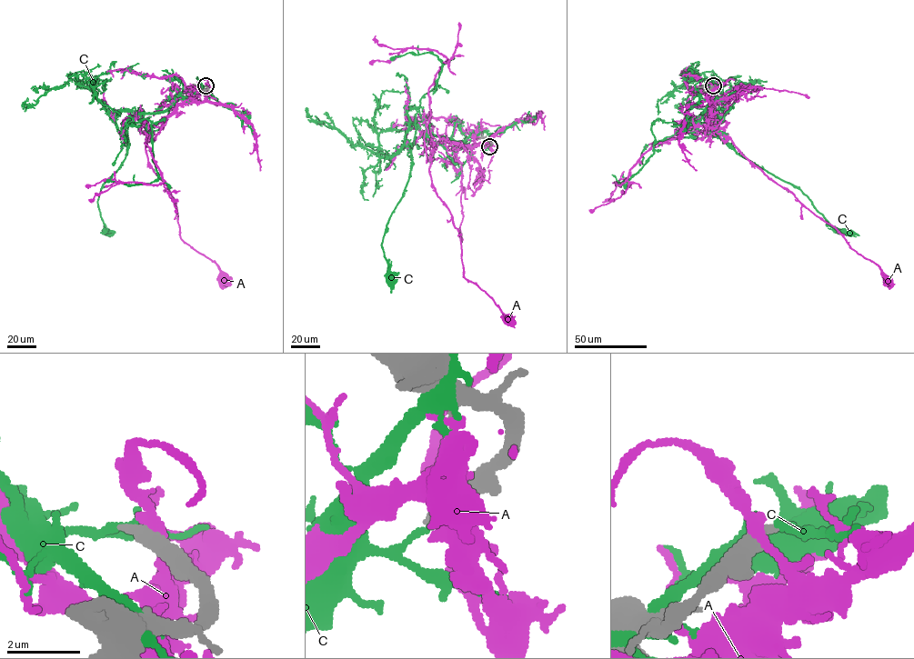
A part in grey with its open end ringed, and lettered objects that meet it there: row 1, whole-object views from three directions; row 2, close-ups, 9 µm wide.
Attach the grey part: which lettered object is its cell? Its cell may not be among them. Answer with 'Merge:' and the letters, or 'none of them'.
Merge: none of them

